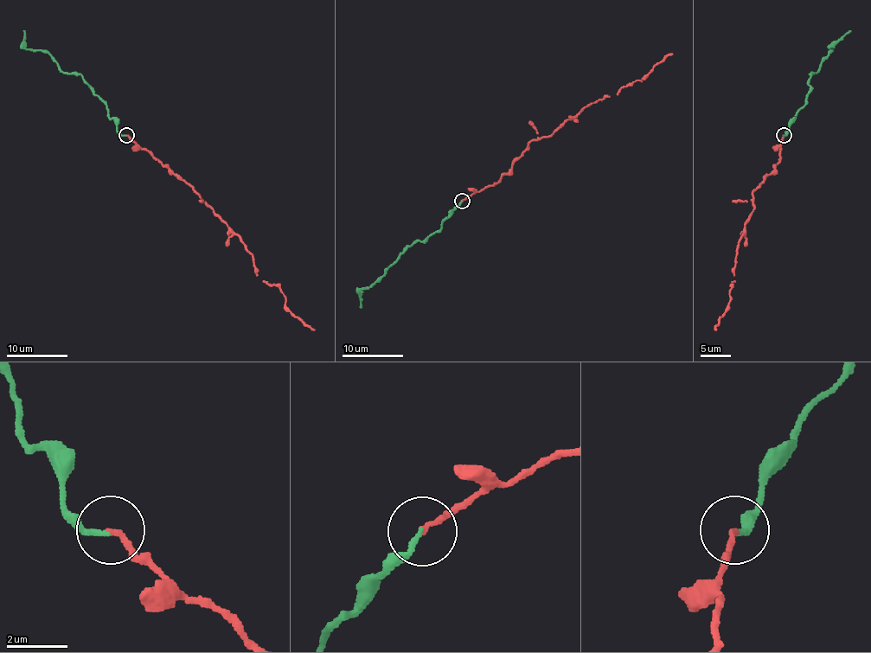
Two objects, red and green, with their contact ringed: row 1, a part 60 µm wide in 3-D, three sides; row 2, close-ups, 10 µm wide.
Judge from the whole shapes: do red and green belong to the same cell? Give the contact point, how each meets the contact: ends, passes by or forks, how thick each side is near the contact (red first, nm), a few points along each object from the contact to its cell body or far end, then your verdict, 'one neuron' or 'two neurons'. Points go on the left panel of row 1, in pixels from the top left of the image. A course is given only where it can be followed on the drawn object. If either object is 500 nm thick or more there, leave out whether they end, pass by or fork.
(126, 135) | red ends | green ends | 180/160 nm | red via (126, 134), (199, 195), (245, 244), (253, 256), (256, 272), (265, 282), (280, 288), (286, 310), (315, 329) | green via (126, 136), (116, 130), (105, 104), (82, 76), (66, 73), (48, 52), (25, 48), (24, 31) | two neurons

